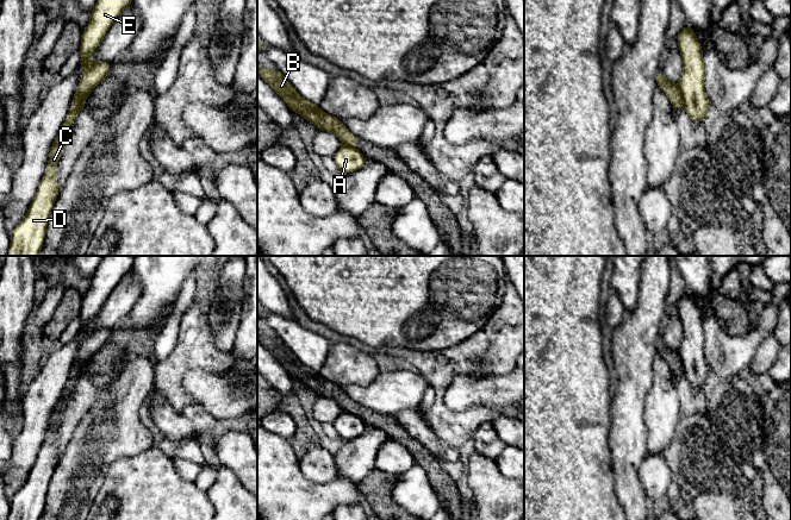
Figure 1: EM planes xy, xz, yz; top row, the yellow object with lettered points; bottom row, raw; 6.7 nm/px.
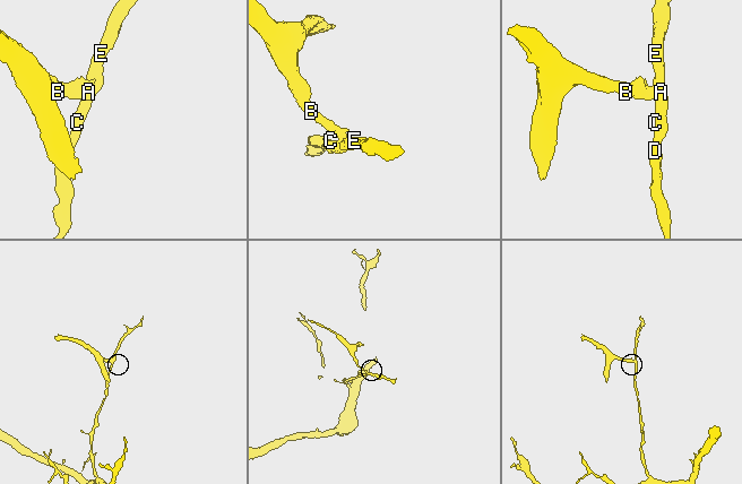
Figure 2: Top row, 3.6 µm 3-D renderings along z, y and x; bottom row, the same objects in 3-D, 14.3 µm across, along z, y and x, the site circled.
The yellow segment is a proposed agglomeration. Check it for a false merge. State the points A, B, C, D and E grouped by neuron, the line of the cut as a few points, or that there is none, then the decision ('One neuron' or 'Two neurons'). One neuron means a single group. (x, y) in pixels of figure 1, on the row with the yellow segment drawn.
Groups: A C D E / B. Split along yz (678, 86), (683, 101). Two neurons

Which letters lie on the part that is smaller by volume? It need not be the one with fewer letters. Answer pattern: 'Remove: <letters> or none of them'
Remove: B

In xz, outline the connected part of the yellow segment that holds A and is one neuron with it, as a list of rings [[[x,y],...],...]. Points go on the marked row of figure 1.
[[[343,145],[334,156],[338,170],[343,174],[353,173],[365,167],[366,157],[359,150]]]

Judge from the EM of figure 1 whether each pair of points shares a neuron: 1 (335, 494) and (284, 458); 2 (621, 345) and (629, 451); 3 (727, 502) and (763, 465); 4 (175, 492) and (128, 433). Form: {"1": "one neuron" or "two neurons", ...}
{"1": "one neuron", "2": "one neuron", "3": "two neurons", "4": "two neurons"}

